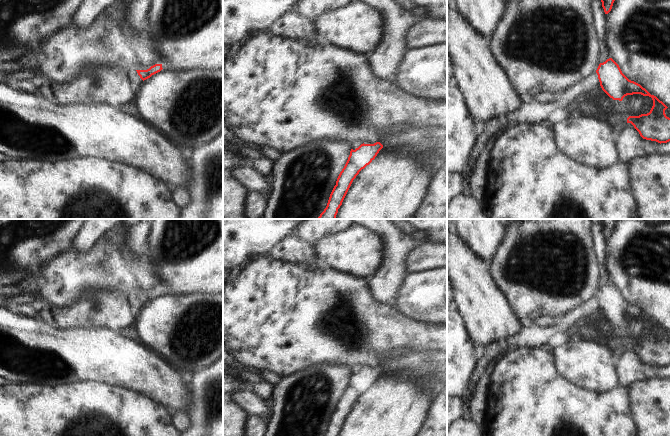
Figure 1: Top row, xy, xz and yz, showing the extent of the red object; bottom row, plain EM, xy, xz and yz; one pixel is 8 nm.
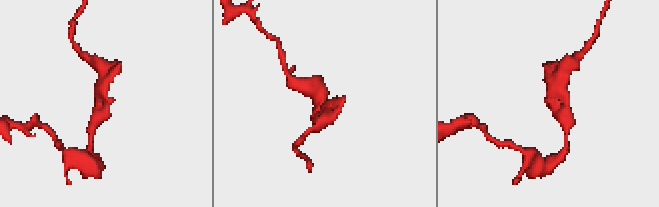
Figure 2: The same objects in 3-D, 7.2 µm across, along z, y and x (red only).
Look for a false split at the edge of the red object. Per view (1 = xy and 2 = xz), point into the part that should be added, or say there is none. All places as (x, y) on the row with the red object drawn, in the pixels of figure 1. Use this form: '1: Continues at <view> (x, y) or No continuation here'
1: No continuation here
2: No continuation here.

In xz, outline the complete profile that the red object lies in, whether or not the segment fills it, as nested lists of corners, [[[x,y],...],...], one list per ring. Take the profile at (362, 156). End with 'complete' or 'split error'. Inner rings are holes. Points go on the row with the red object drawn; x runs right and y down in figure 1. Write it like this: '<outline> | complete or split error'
[[[380,142],[374,144],[361,144],[355,150],[351,149],[348,160],[340,172],[327,206],[318,219],[336,219],[338,209],[356,176],[369,165],[383,148]]] | complete

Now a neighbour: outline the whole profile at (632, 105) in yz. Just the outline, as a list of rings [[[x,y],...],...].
[[[603,90],[589,94],[586,99],[592,100],[596,110],[605,116],[621,116],[627,121],[629,116],[639,116],[650,112],[653,100],[641,94],[627,95],[622,101],[613,100]]]

